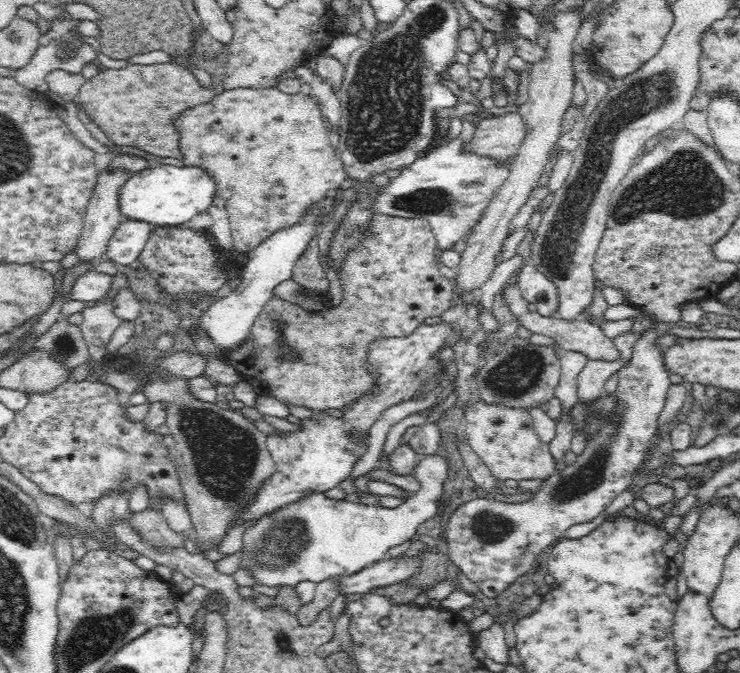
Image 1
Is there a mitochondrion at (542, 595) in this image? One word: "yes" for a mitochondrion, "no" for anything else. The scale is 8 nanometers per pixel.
no

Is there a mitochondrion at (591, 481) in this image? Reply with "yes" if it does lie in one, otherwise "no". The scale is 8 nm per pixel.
yes

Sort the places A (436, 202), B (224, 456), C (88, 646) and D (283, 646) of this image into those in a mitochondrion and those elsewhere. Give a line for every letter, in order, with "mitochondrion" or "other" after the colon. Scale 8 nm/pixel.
A: mitochondrion
B: mitochondrion
C: mitochondrion
D: mitochondrion

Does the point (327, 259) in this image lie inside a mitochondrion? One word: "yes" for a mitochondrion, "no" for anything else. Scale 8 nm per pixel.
no

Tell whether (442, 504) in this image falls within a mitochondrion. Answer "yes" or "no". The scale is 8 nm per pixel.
no

